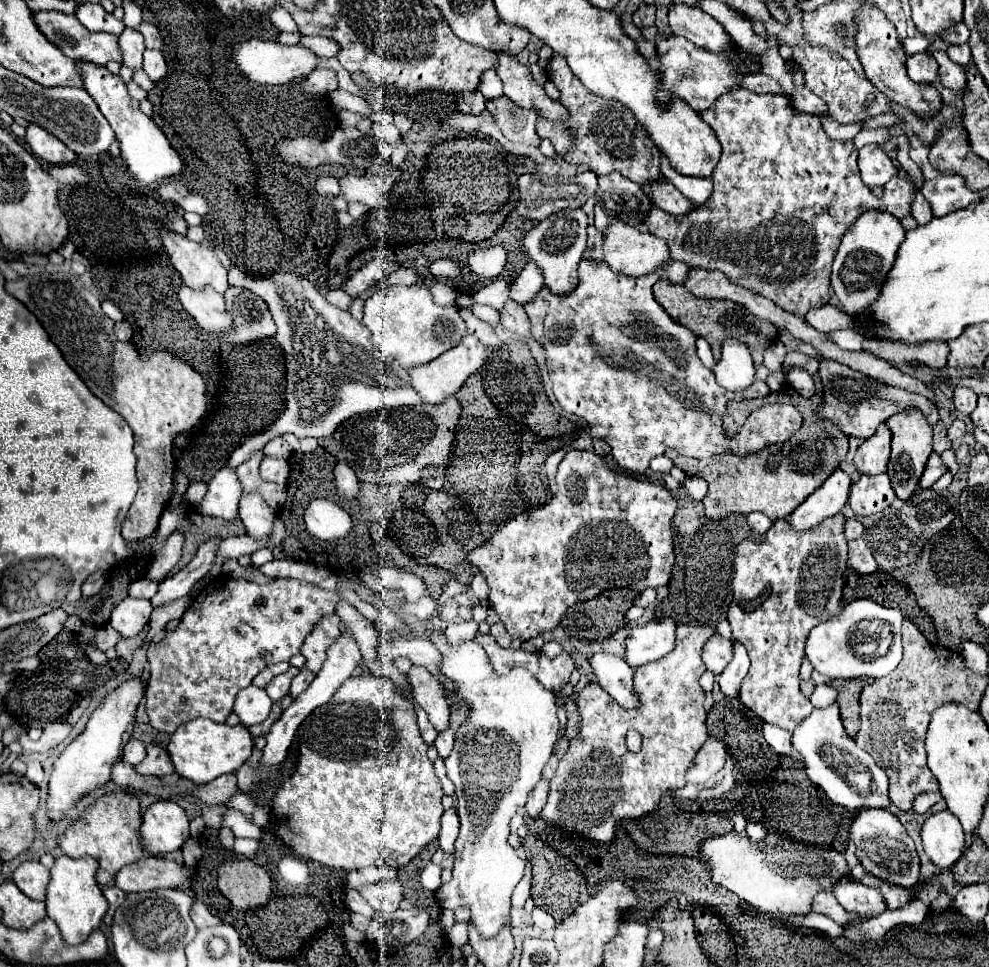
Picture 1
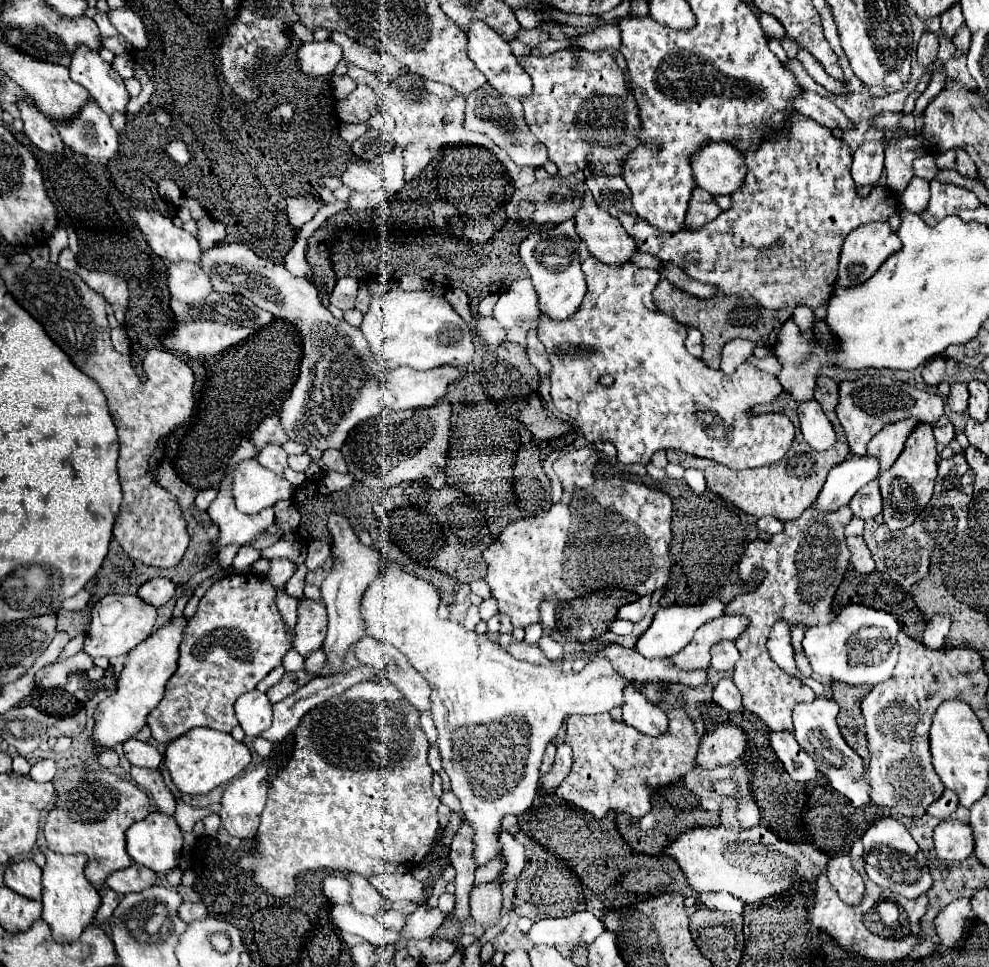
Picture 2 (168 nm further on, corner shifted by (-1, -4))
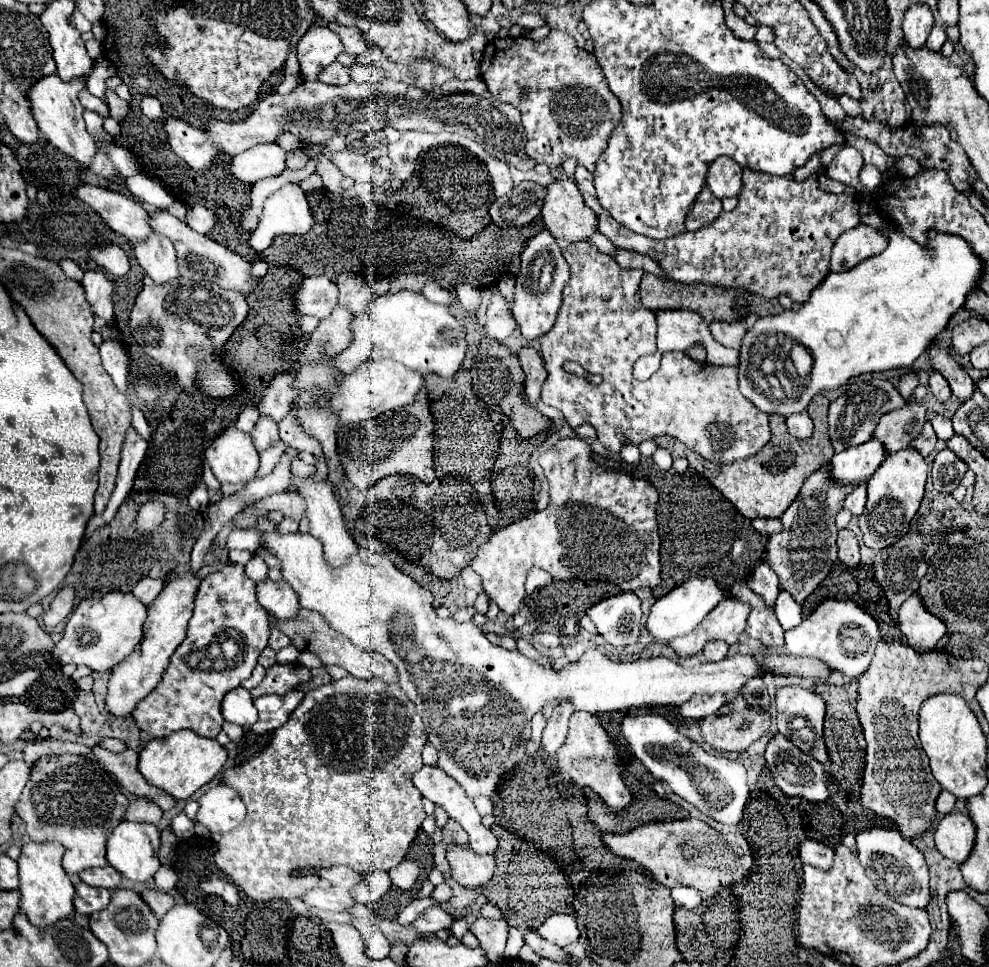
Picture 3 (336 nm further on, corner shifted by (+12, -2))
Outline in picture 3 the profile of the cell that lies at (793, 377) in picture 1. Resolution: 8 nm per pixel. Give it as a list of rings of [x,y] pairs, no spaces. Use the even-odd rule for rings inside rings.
[[[800,412],[800,414],[790,414],[786,418],[786,426],[788,426],[788,432],[794,436],[794,438],[808,438],[812,436],[814,432],[814,424],[810,420],[810,416],[806,412]]]

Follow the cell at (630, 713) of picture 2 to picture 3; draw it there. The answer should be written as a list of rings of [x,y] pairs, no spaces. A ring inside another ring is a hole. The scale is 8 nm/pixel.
[[[658,714],[624,716],[622,734],[628,740],[634,756],[652,772],[652,776],[658,780],[666,780],[672,792],[686,798],[702,814],[728,826],[742,818],[750,790],[746,784],[746,770],[740,762],[708,754]]]

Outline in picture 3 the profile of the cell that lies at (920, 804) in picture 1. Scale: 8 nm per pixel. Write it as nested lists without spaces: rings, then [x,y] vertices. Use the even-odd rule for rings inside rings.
[[[940,792],[940,796],[936,798],[936,810],[938,810],[938,814],[948,814],[952,808],[954,808],[954,802],[956,802],[956,798],[950,794],[950,792]]]

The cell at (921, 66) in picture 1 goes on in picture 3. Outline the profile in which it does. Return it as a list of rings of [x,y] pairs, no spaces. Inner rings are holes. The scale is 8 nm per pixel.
[[[914,4],[904,16],[904,38],[910,48],[922,48],[930,30],[934,26],[934,18],[926,4]]]

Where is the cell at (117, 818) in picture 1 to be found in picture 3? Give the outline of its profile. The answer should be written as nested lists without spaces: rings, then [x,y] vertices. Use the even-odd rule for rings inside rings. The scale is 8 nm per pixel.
[[[64,754],[62,758],[44,756],[34,764],[32,776],[16,804],[16,812],[24,820],[32,842],[60,842],[66,848],[64,870],[68,874],[80,874],[82,870],[108,864],[106,840],[122,822],[128,804],[130,800],[100,764],[84,756]]]

